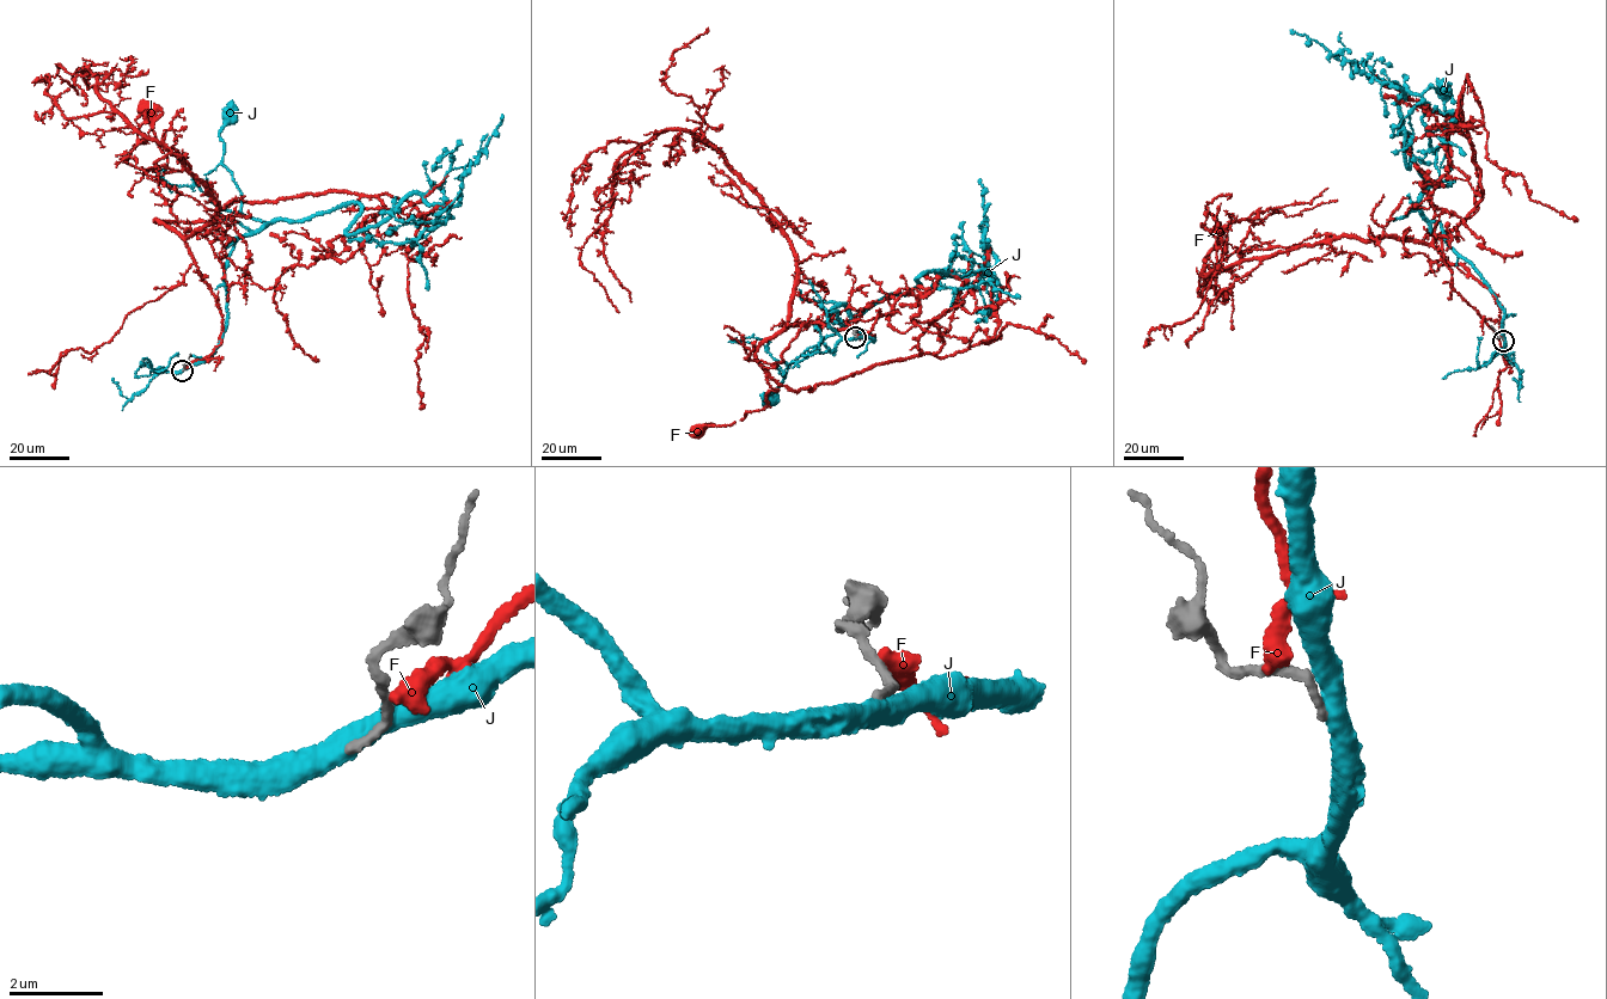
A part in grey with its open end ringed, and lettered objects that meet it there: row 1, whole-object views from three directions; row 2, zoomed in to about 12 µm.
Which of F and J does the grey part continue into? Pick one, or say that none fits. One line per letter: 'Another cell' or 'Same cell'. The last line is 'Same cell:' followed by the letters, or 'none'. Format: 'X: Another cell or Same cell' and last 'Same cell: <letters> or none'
F: Another cell
J: Another cell
Same cell: none

